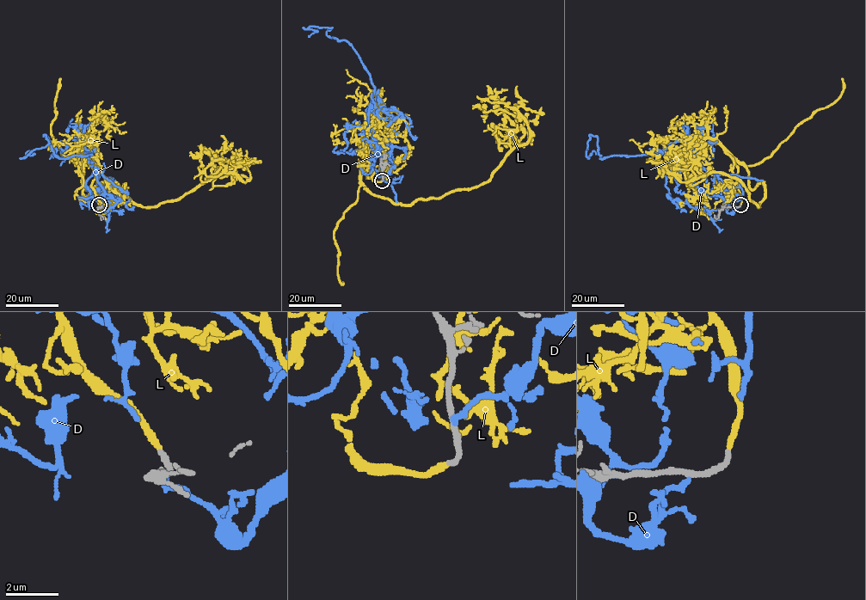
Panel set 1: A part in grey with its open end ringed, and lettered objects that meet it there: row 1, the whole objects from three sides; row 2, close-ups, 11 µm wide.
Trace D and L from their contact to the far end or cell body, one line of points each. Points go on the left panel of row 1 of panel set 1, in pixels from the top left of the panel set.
D: (99, 207), (107, 213), (112, 206), (85, 152), (91, 155), (58, 158), (45, 134), (49, 143), (25, 154)
L: (99, 204), (79, 156), (85, 188), (115, 182), (144, 206), (247, 179), (203, 181), (201, 145)

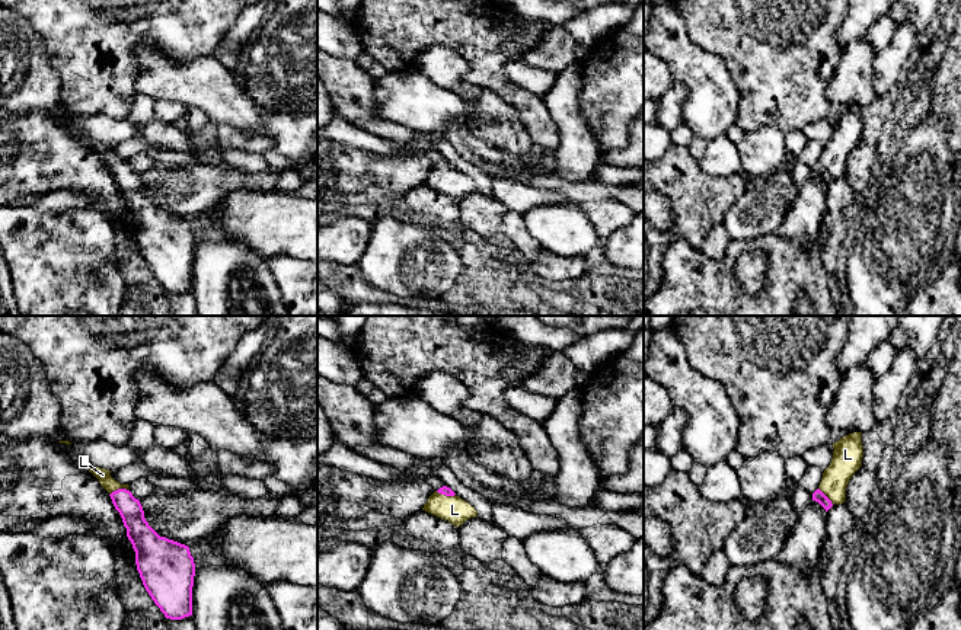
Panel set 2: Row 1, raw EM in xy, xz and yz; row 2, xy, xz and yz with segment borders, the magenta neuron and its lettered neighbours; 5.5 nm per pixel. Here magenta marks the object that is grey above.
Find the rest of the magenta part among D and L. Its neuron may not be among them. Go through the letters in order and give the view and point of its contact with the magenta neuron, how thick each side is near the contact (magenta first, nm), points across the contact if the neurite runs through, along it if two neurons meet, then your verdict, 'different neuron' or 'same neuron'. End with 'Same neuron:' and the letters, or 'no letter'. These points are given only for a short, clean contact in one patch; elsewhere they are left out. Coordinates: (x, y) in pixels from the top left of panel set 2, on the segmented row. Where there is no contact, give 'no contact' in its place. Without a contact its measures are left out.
D: no contact; different neuron
L: meets magenta in xy at (118, 489); 130 nm thick on the magenta side, 80 nm on the other; runs through xy (130, 508), (118, 489), (102, 475); same neuron
Same neuron: L

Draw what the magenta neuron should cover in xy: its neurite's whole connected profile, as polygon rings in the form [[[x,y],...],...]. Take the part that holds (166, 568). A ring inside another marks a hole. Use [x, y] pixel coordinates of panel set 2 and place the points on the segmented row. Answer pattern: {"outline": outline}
{"outline": [[[93,467],[89,473],[99,480],[119,512],[135,551],[137,570],[154,604],[170,620],[192,615],[195,563],[189,547],[160,537],[146,521],[130,485],[116,482],[111,470]]]}

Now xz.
{"outline": [[[450,487],[435,490],[424,505],[422,511],[462,527],[467,519],[476,518],[478,511],[469,502],[457,496]]]}

